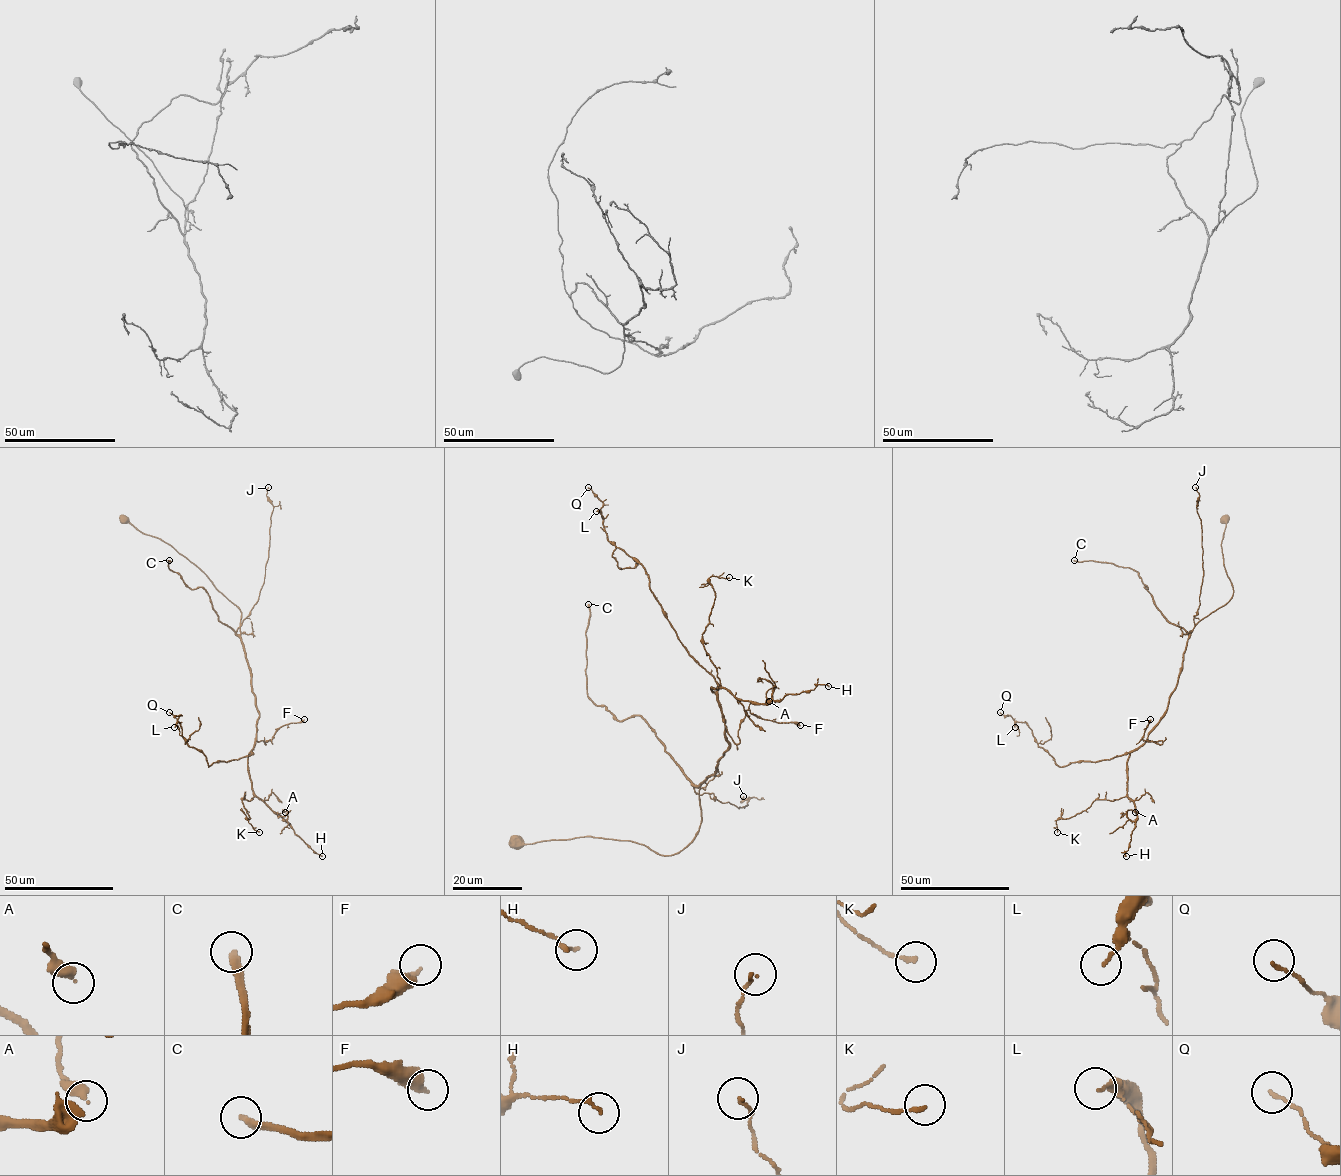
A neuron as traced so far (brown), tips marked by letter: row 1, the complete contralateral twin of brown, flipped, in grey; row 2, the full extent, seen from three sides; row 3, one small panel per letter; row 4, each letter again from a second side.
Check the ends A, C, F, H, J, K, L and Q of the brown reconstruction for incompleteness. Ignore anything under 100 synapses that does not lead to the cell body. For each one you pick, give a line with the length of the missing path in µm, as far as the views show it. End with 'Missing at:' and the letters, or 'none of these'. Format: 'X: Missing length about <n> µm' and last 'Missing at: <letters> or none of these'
C: Missing length about 200 µm
Missing at: C

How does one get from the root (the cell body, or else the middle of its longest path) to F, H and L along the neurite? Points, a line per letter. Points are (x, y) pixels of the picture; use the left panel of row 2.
F: (122, 519), (172, 546), (241, 611), (240, 639), (259, 713), (255, 739), (265, 744), (280, 727), (304, 719)
H: (122, 519), (172, 546), (241, 611), (240, 639), (259, 713), (256, 739), (248, 758), (251, 789), (322, 856)
L: (122, 519), (172, 546), (241, 611), (259, 713), (252, 753), (208, 767), (180, 722), (174, 727)

